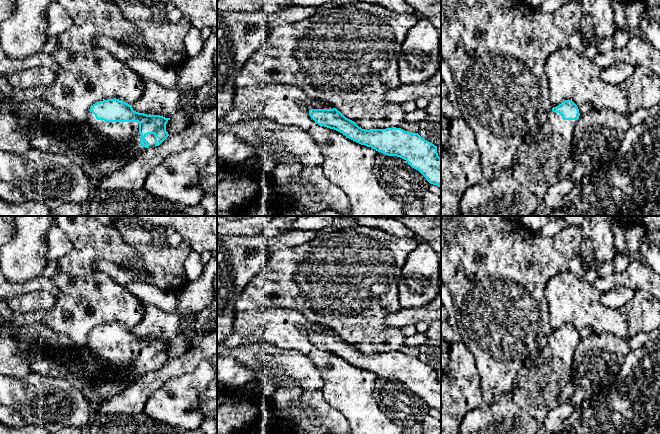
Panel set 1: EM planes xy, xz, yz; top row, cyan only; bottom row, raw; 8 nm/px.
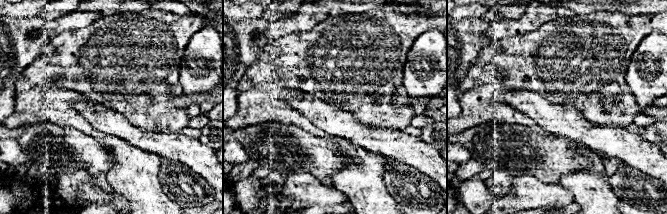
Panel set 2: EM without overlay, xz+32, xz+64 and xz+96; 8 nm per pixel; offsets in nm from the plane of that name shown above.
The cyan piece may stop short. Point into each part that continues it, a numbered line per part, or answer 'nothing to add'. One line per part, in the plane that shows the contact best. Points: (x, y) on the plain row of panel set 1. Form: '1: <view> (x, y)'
1: xy (119, 366)

